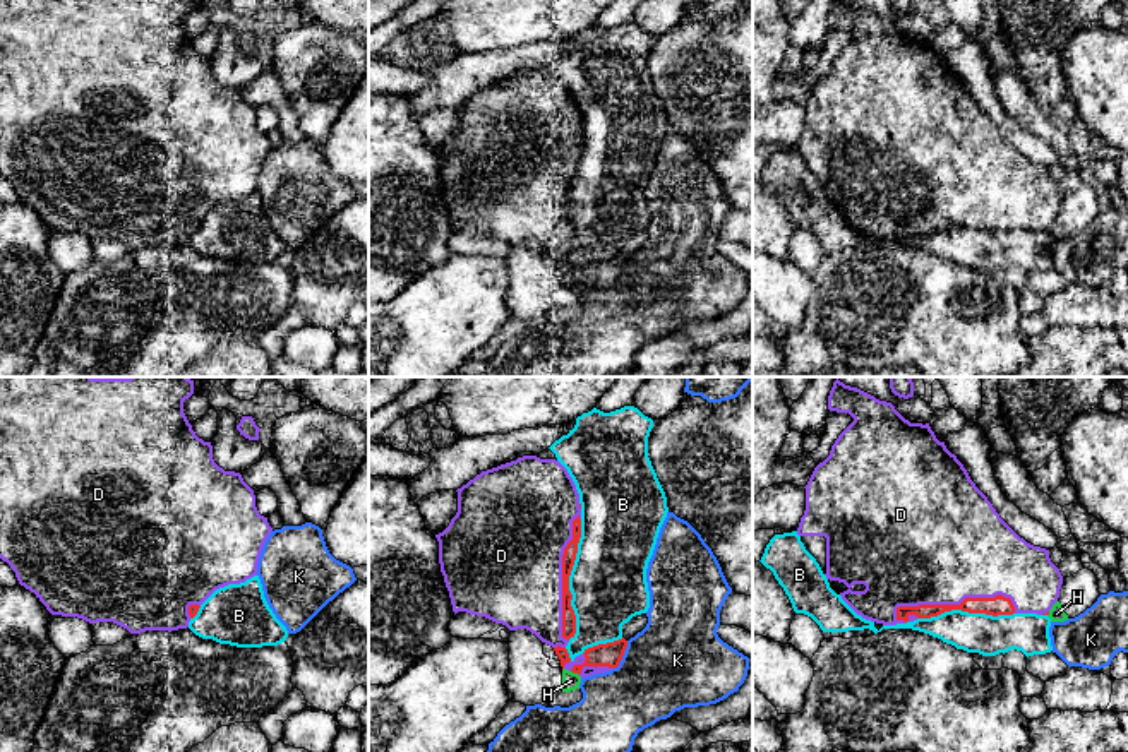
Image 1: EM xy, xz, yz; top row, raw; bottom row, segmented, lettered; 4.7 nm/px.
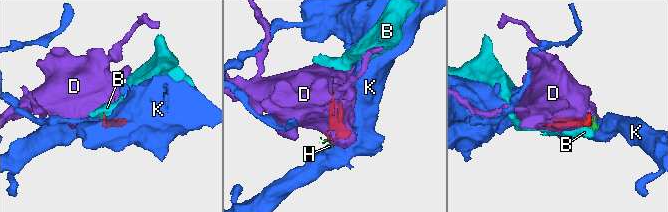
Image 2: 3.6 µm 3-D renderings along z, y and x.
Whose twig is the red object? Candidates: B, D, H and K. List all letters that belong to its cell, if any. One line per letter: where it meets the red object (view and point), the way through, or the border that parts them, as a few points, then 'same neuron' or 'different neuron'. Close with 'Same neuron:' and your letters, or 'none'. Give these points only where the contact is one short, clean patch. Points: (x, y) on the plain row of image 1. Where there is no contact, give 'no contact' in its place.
B: xz (568, 196) | different neuron
D: yz (954, 221) | same neuron
H: xz (575, 288) | different neuron
K: xz (623, 271) | along xz (628, 257), (621, 278), (612, 285) | different neuron
Same neuron: D

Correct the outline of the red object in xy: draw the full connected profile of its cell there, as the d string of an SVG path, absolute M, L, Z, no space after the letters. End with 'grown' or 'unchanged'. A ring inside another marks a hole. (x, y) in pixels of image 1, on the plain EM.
M0 0L0 175L51 231L77 233L89 240L113 238L130 250L171 248L187 245L216 206L257 192L259 173L273 144L259 130L254 106L242 91L219 84L211 58L192 46L183 29L183 17L192 10L194 0Z | grown

